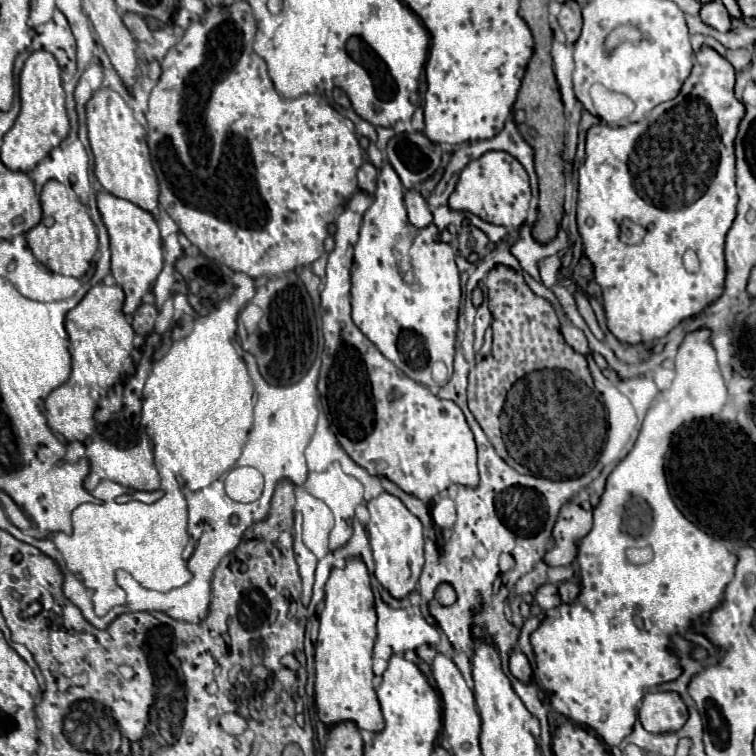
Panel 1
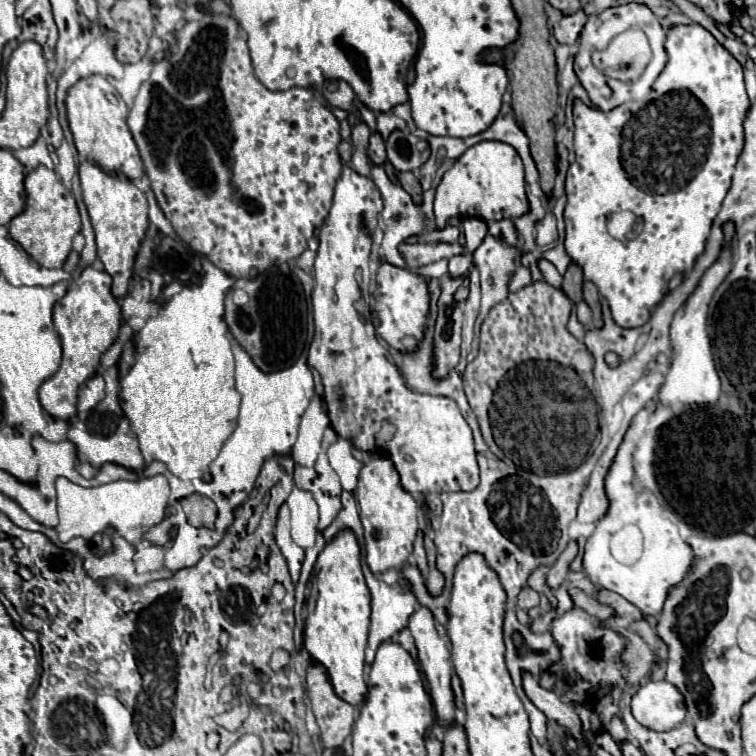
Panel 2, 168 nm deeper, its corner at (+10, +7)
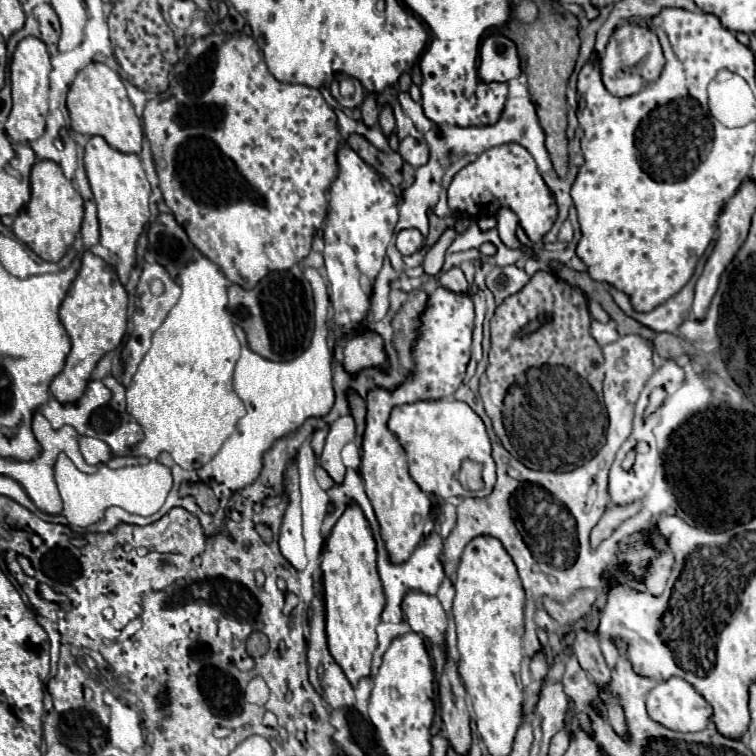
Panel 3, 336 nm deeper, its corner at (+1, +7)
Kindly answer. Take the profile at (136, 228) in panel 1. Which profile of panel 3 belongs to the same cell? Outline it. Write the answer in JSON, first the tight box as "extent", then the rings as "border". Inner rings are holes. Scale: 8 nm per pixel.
{"extent":[85,135,151,285],"border":[[[93,135],[85,145],[85,171],[93,189],[93,197],[99,211],[99,243],[107,247],[111,263],[117,269],[121,283],[125,285],[129,279],[129,271],[135,265],[135,243],[141,235],[145,223],[149,221],[149,195],[151,185],[145,177],[141,159],[135,153],[121,153],[113,149],[103,137]]]}

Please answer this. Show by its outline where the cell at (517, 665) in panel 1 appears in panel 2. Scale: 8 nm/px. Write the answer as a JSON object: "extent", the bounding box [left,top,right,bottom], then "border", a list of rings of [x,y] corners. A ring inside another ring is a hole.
{"extent":[522,671,584,743],"border":[[[522,671],[522,687],[528,695],[528,699],[548,717],[548,719],[554,719],[558,721],[562,727],[566,727],[580,743],[584,741],[584,735],[582,735],[582,729],[580,729],[580,719],[576,717],[576,713],[572,713],[572,707],[570,705],[564,705],[560,701],[560,697],[554,693],[554,691],[548,691],[544,689],[538,679],[528,673],[528,671]]]}

